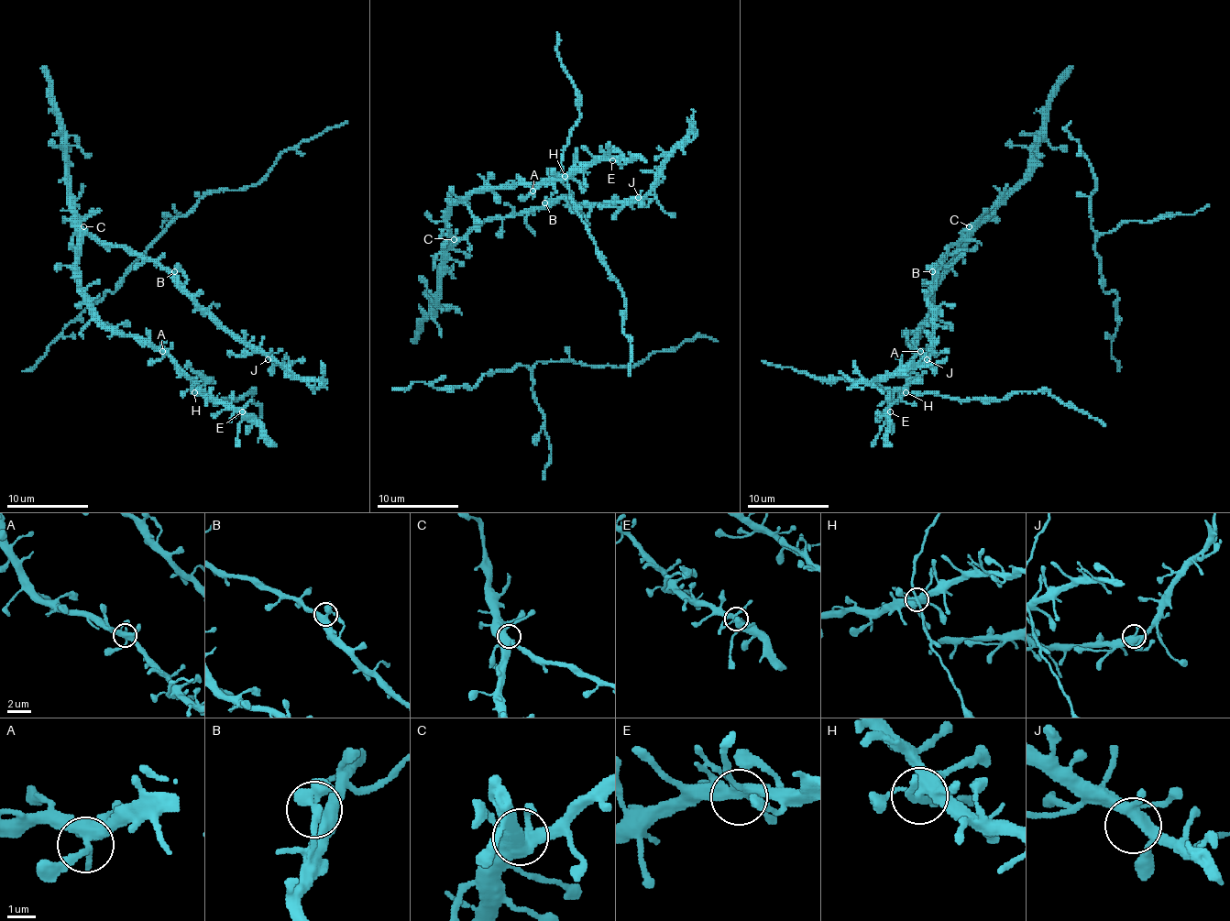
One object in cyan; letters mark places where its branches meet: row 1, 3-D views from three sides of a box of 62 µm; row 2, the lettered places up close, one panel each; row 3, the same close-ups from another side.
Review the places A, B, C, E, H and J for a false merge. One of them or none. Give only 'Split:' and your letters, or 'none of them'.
Split: none of them

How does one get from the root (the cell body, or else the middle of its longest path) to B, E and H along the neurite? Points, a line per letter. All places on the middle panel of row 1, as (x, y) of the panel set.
B: (447, 244), (457, 244), (486, 221), (529, 213), (544, 202)
E: (447, 244), (447, 211), (474, 192), (514, 184), (549, 184), (565, 180), (586, 166), (612, 160)
H: (447, 244), (447, 211), (455, 202), (464, 202), (477, 191), (508, 189), (514, 184), (547, 184), (565, 176)

